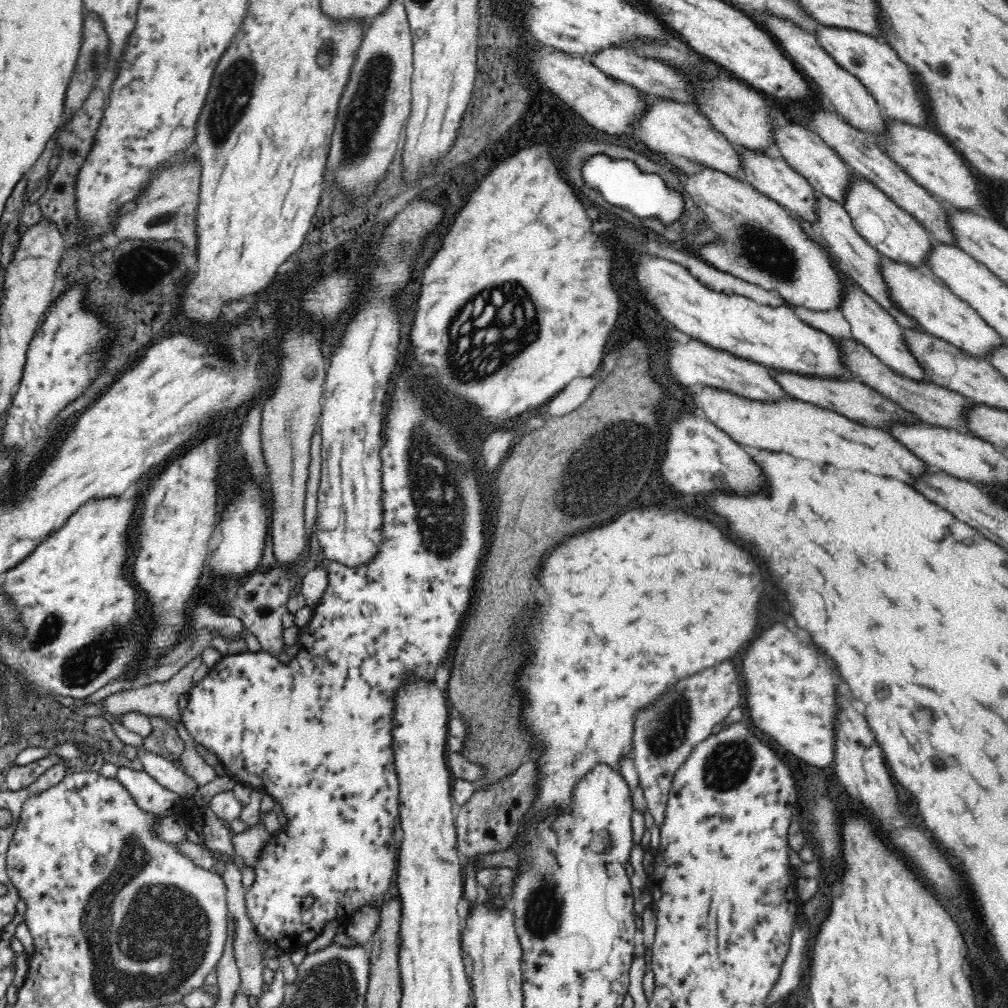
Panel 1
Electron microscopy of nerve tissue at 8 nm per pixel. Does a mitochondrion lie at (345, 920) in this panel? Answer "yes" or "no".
no

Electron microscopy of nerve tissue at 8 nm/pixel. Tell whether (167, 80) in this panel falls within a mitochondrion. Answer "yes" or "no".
no

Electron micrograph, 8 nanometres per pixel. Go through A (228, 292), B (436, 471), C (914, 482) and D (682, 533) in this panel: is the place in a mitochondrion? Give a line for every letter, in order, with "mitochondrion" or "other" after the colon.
A: other
B: mitochondrion
C: other
D: other

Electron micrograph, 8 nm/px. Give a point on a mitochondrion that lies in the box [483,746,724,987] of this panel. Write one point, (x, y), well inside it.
(542, 910)

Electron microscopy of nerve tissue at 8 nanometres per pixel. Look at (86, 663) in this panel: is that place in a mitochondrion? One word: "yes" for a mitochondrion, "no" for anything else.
yes

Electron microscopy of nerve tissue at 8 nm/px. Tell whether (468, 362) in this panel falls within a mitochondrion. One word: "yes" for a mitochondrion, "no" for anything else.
yes

